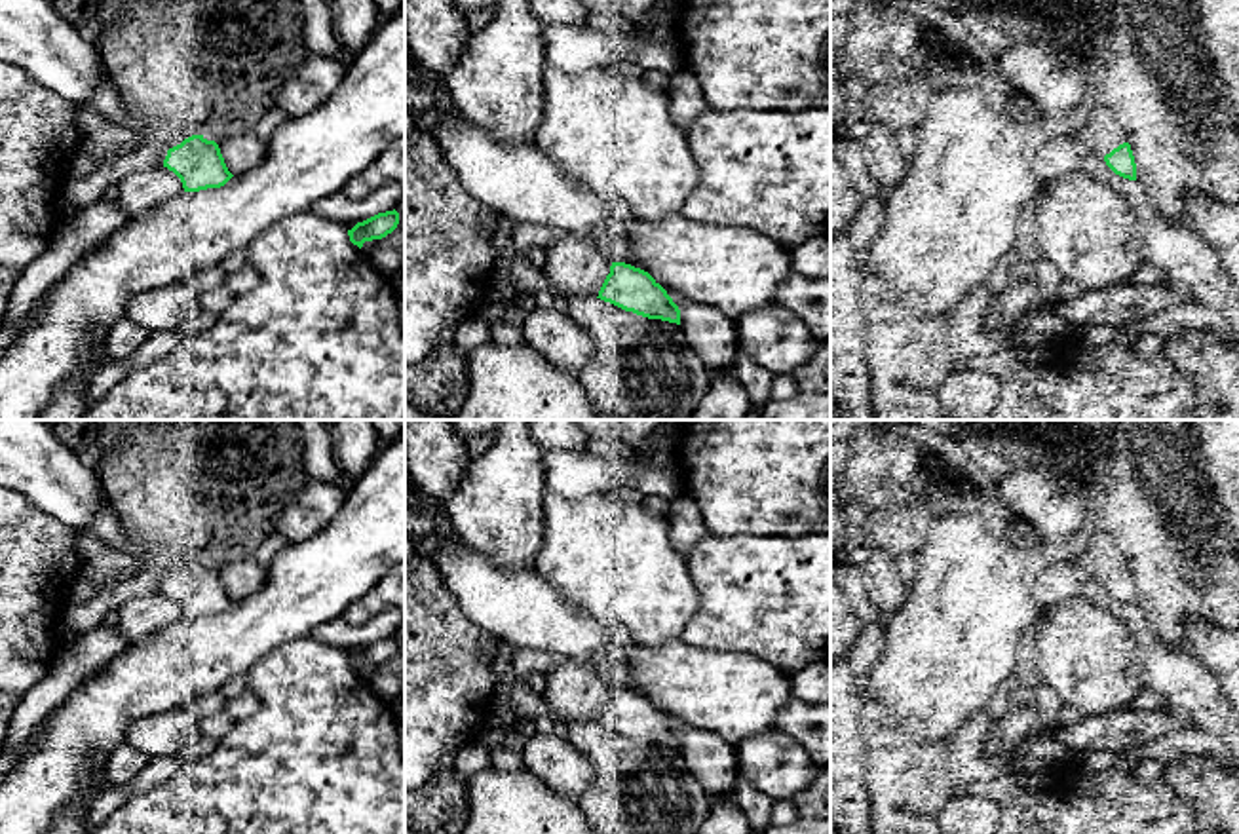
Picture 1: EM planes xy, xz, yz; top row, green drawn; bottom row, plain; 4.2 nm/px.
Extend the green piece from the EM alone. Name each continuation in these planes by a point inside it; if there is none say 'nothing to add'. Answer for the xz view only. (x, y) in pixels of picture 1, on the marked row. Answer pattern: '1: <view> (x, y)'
nothing to add

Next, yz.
1: yz (1101, 133)

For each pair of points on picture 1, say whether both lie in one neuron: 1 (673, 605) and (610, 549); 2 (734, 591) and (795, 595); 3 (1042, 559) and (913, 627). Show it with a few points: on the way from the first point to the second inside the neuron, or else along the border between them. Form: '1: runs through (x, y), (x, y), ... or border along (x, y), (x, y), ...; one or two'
1: runs through (658, 597), (626, 565); one
2: runs through (749, 591), (780, 595); one
3: runs through (1010, 568), (1000, 572), (945, 627); one

